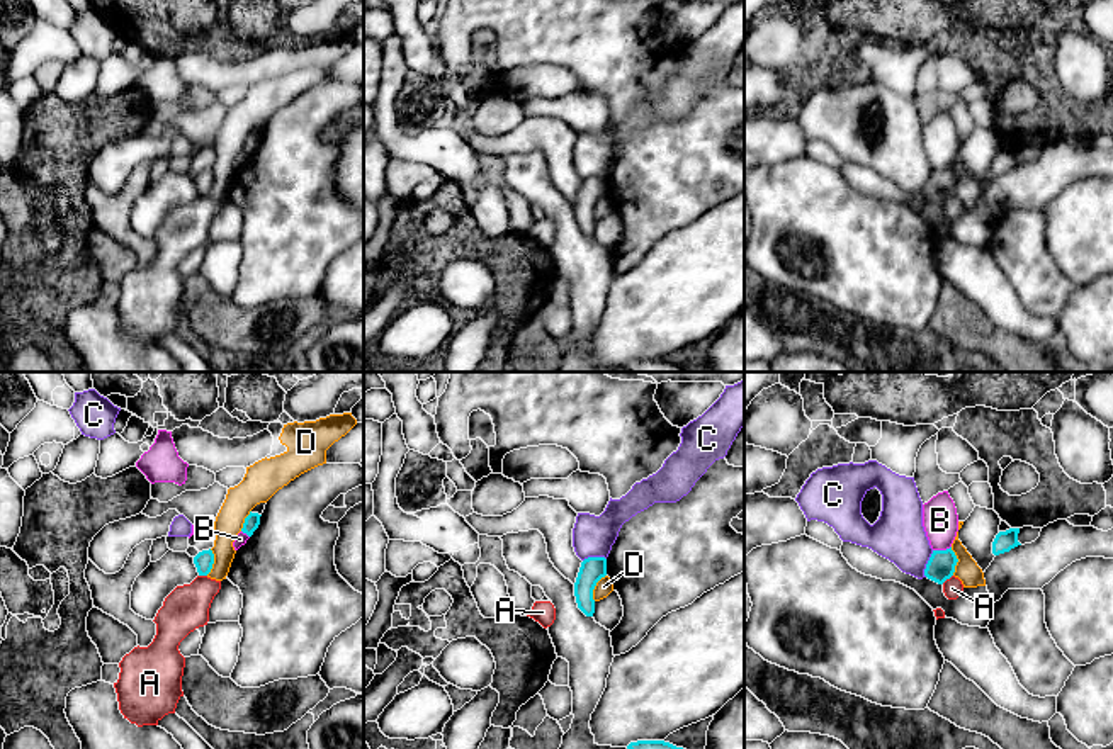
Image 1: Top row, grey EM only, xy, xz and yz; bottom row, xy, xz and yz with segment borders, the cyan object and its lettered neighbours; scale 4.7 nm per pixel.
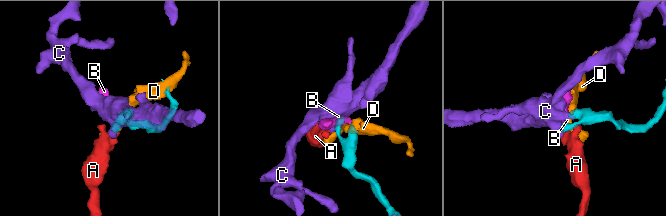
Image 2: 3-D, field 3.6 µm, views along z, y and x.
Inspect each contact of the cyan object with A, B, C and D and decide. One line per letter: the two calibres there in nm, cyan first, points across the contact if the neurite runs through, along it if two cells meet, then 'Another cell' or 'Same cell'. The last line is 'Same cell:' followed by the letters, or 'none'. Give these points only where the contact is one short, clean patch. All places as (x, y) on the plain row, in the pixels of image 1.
A: Thickness 130 nm (cyan) against 90 nm. Boundary: yz (952, 194), (942, 202). Another cell
B: Thickness 130 nm (cyan) against 170 nm. Boundary: yz (950, 165), (933, 170). Another cell
C: Thickness 130 nm (cyan) against 240 nm. Boundary: yz (933, 170), (925, 196). Another cell
D: Thickness 130 nm (cyan) against 110 nm. Boundary: yz (950, 167), (957, 179), (954, 194). Another cell
Same cell: none

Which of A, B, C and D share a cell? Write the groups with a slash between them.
A B / C / D

